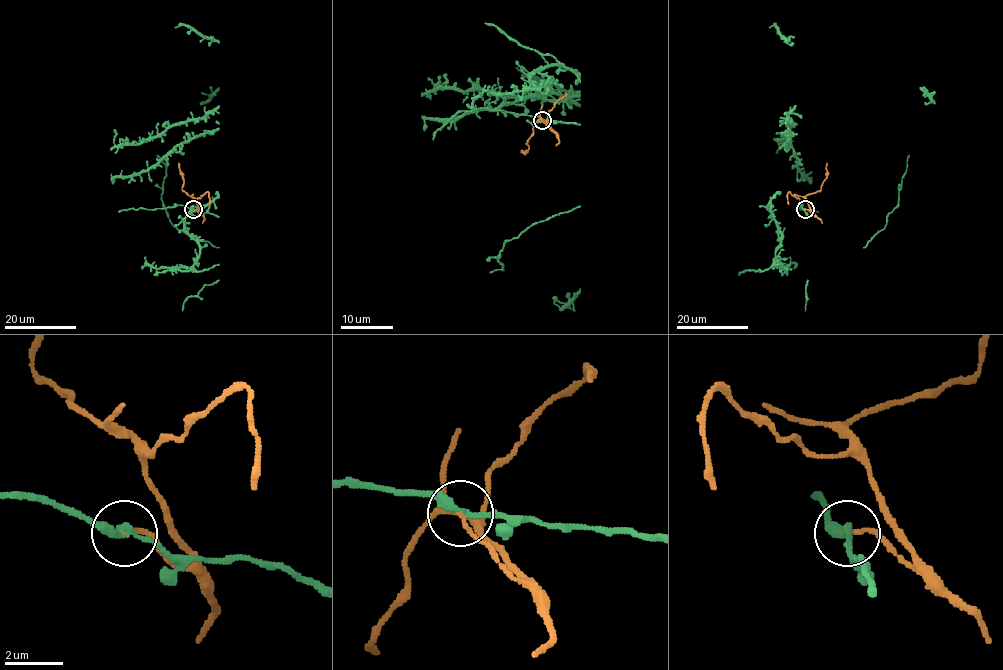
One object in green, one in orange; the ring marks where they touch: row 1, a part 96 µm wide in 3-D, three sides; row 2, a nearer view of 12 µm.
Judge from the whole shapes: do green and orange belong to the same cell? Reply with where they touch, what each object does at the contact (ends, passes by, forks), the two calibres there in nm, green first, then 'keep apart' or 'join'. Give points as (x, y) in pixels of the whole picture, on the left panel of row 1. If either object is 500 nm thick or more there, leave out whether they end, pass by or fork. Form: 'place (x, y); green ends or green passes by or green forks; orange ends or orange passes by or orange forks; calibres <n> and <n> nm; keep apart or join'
place (193, 209); green passes by; orange ends; calibres 280 and 140 nm; keep apart

